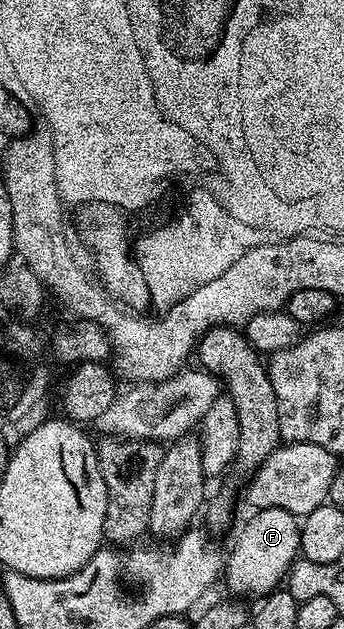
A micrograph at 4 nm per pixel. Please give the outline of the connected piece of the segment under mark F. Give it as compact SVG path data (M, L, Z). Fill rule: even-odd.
M280 507L260 509L249 514L250 522L238 533L234 550L224 561L224 585L239 598L255 597L261 599L273 593L285 582L294 562L299 560L302 544L302 526L299 518L293 517ZM242 596L242 597L241 597Z

